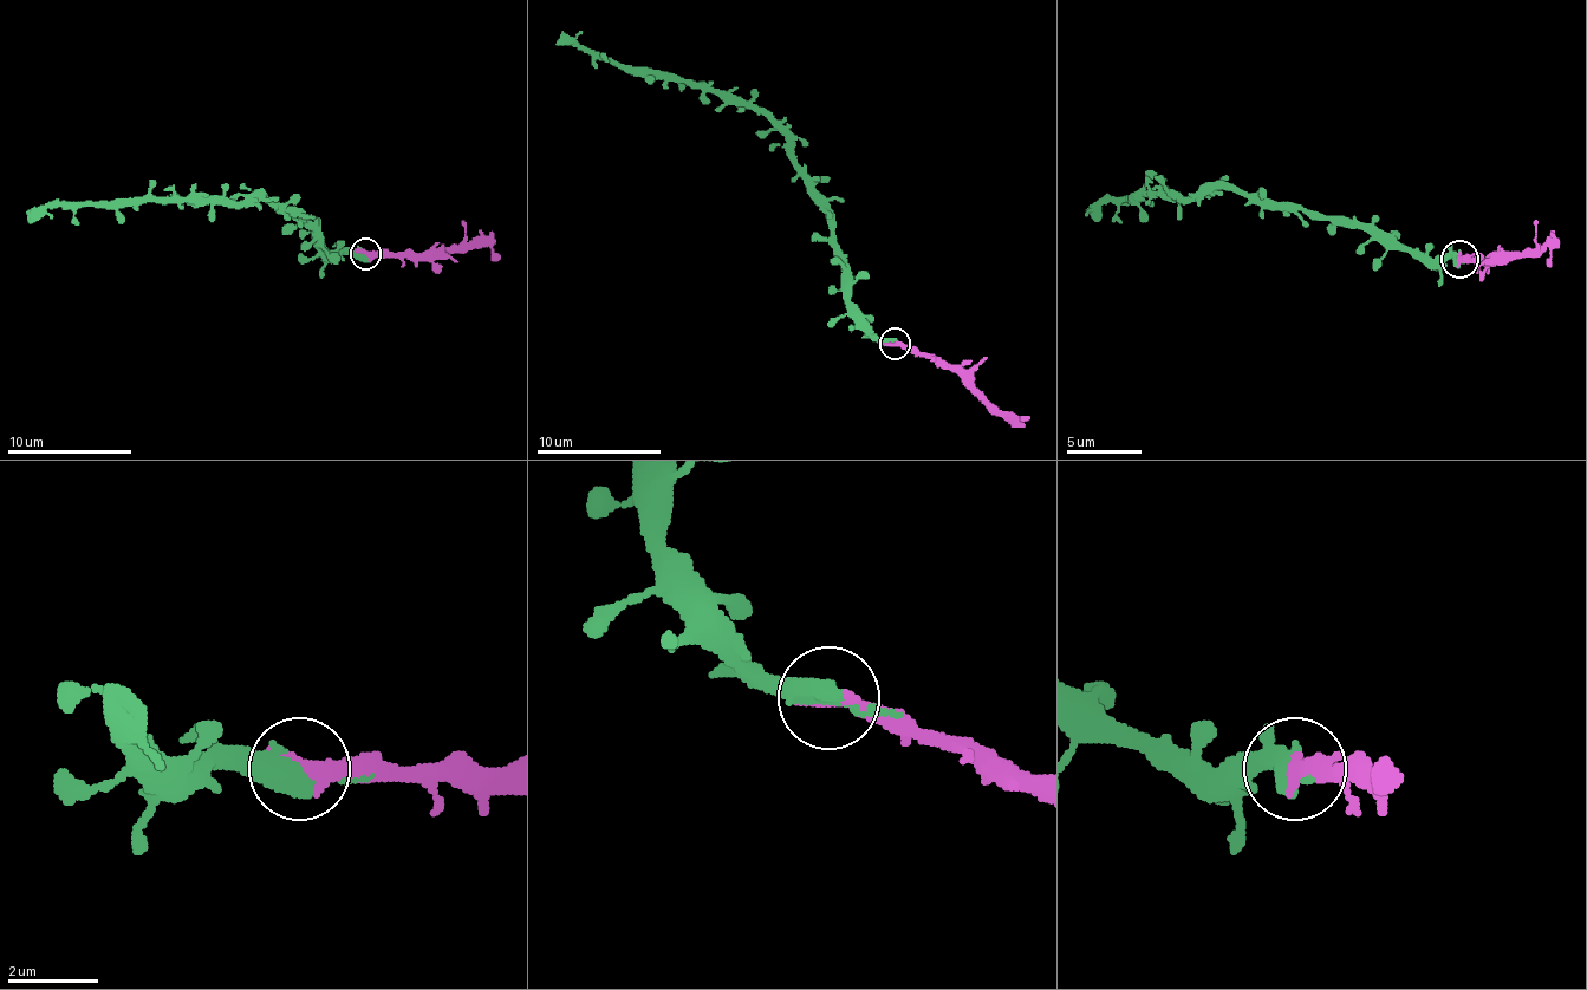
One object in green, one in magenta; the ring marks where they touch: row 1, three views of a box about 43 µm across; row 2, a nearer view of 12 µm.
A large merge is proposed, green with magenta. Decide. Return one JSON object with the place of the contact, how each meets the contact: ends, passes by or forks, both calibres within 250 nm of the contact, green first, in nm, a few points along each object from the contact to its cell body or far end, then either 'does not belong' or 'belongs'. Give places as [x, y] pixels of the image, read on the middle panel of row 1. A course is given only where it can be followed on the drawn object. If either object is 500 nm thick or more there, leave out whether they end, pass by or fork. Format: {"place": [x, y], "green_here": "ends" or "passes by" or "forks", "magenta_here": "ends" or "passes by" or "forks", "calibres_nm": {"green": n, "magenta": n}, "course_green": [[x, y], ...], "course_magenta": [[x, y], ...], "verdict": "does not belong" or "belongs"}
{"place": [895, 344], "green_here": "passes by", "magenta_here": "ends", "calibres_nm": {"green": 400, "magenta": 440}, "course_green": [[893, 343], [882, 343], [850, 299], [825, 199], [769, 121], [716, 93], [682, 80], [641, 77], [557, 43]], "course_magenta": [[893, 343], [947, 362], [990, 405], [1019, 417], [1028, 417]], "verdict": "belongs"}

